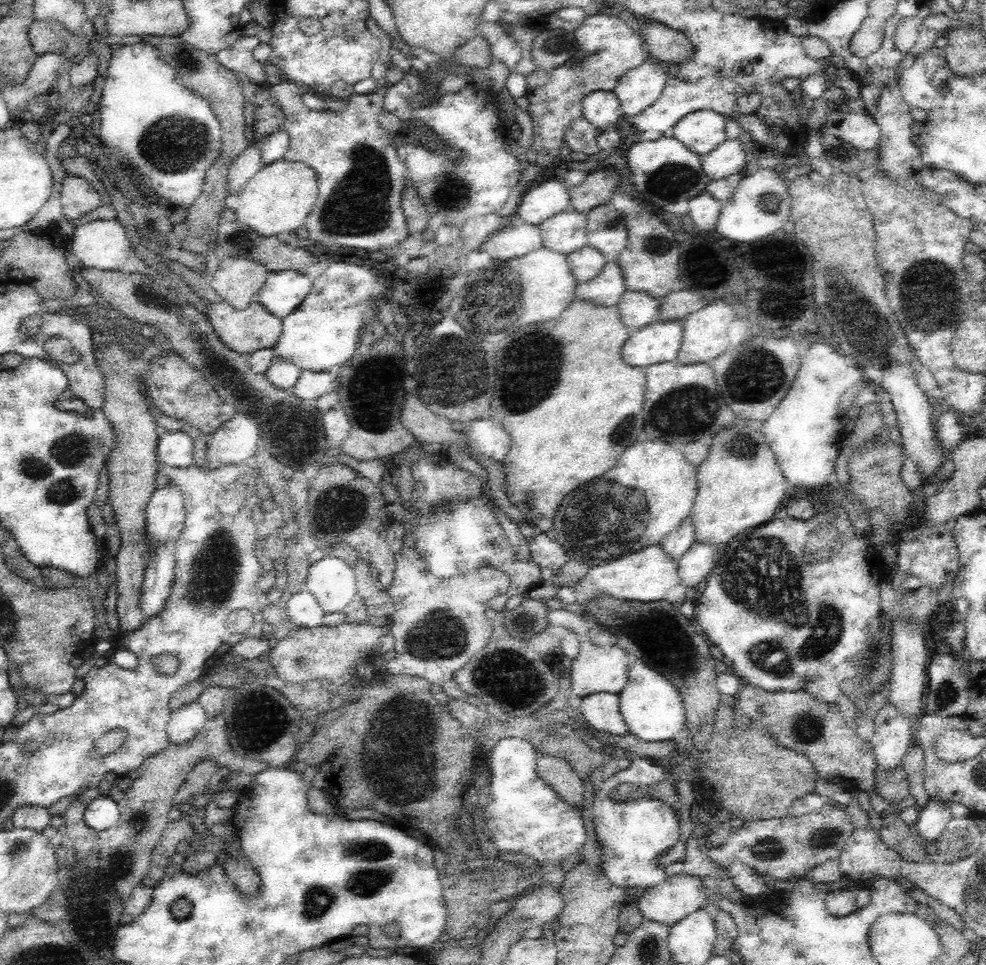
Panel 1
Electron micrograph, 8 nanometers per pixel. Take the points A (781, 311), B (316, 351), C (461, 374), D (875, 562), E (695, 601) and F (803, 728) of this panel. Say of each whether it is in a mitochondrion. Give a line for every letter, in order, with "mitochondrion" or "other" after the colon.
A: other
B: other
C: mitochondrion
D: other
E: other
F: mitochondrion

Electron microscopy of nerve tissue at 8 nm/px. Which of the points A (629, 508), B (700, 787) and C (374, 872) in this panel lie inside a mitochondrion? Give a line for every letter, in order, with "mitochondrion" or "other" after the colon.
A: mitochondrion
B: other
C: mitochondrion

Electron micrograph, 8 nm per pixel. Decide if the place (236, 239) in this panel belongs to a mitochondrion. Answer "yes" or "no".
yes

